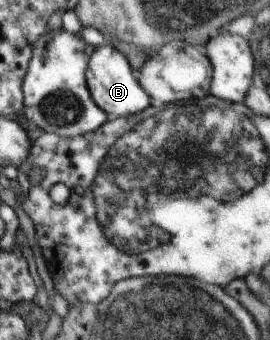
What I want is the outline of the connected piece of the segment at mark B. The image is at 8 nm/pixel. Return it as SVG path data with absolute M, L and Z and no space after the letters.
M111 45L94 47L85 73L90 95L109 118L137 114L148 108L150 97L144 92L136 75L136 71L132 70L126 56Z

